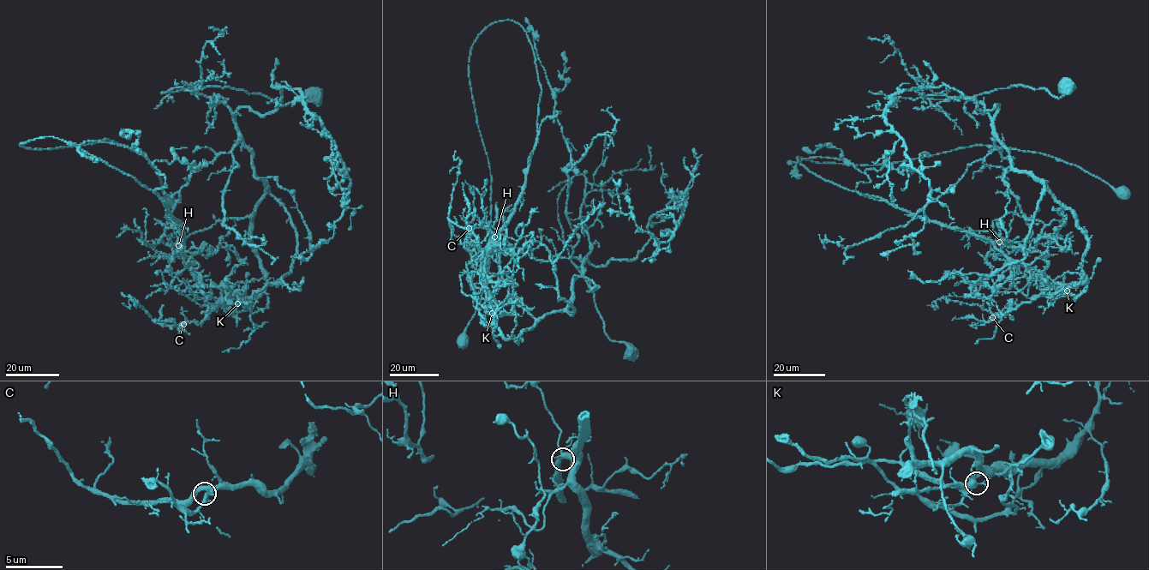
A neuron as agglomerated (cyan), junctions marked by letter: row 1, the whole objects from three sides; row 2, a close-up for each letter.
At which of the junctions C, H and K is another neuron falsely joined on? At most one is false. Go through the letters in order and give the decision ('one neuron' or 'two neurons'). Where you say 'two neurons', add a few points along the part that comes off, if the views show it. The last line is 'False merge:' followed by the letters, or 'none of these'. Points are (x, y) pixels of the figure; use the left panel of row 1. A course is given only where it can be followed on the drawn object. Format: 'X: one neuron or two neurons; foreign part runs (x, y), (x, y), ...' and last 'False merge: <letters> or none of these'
C: one neuron
H: one neuron
K: two neurons; foreign part runs (237, 303), (196, 302), (199, 274), (158, 194), (65, 140), (20, 145), (112, 140), (146, 158), (171, 205)
False merge: K

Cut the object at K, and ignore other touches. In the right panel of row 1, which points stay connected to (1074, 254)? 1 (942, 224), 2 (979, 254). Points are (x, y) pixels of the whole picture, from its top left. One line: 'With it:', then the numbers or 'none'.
With it: 1, 2

